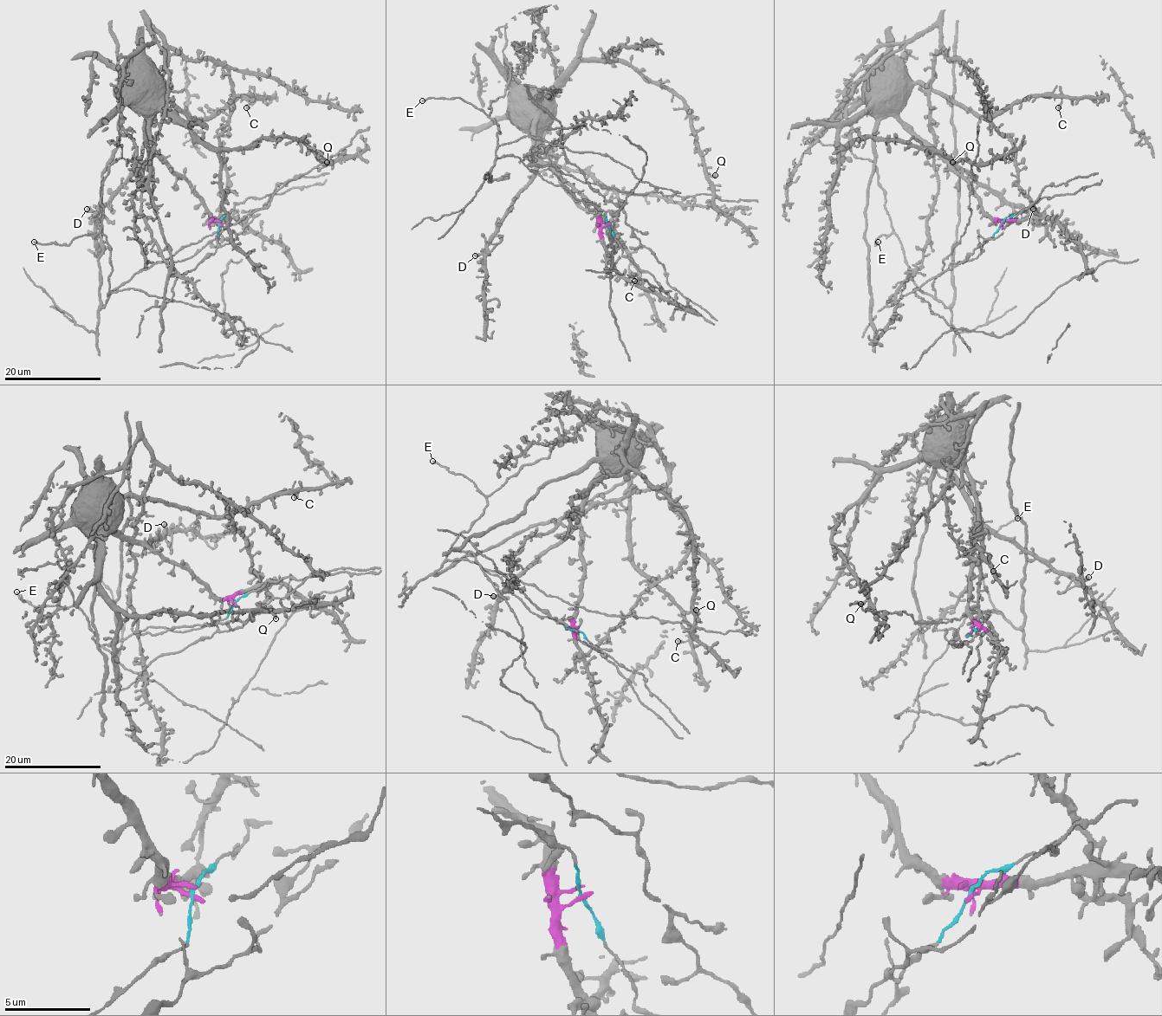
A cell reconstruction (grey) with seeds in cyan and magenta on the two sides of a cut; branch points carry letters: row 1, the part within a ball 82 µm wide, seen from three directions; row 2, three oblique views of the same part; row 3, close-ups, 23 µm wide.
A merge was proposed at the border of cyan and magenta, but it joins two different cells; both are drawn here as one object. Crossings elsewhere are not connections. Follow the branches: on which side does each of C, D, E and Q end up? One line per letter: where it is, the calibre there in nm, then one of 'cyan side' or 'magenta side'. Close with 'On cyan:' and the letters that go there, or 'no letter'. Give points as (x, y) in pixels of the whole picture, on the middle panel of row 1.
C: (634, 281) | 440 nm | magenta side
D: (475, 255) | 550 nm | magenta side
E: (422, 100) | 190 nm | cyan side
Q: (715, 175) | 360 nm | magenta side
On cyan: E

